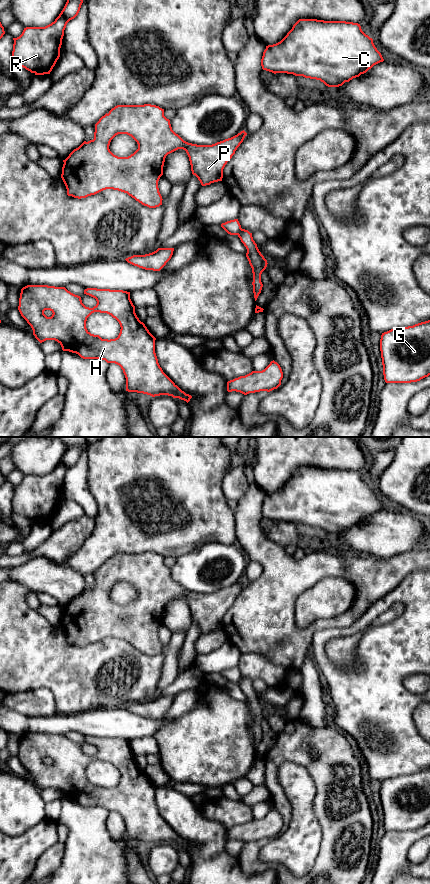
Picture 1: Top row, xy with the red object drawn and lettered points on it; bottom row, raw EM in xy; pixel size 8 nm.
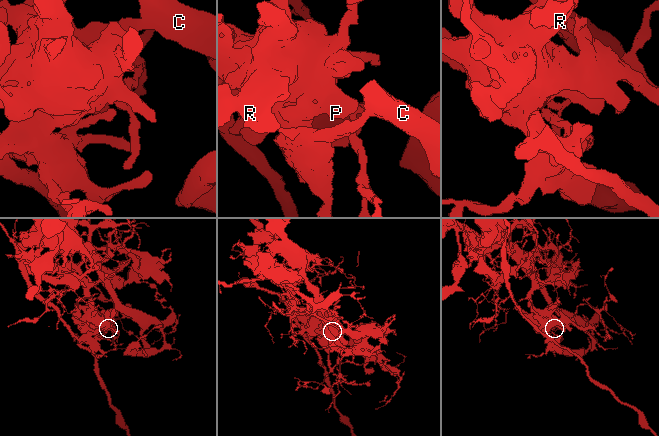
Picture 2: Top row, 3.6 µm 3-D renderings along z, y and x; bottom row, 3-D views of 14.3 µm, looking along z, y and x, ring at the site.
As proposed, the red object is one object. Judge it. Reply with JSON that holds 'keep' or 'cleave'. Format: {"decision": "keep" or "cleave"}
{"decision": "cleave"}

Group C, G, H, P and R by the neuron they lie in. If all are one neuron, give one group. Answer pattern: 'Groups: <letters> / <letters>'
Groups: C G / H P R

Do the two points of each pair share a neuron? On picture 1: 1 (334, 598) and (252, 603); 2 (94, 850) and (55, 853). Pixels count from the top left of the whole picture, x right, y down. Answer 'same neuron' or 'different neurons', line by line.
1: same neuron
2: different neurons

